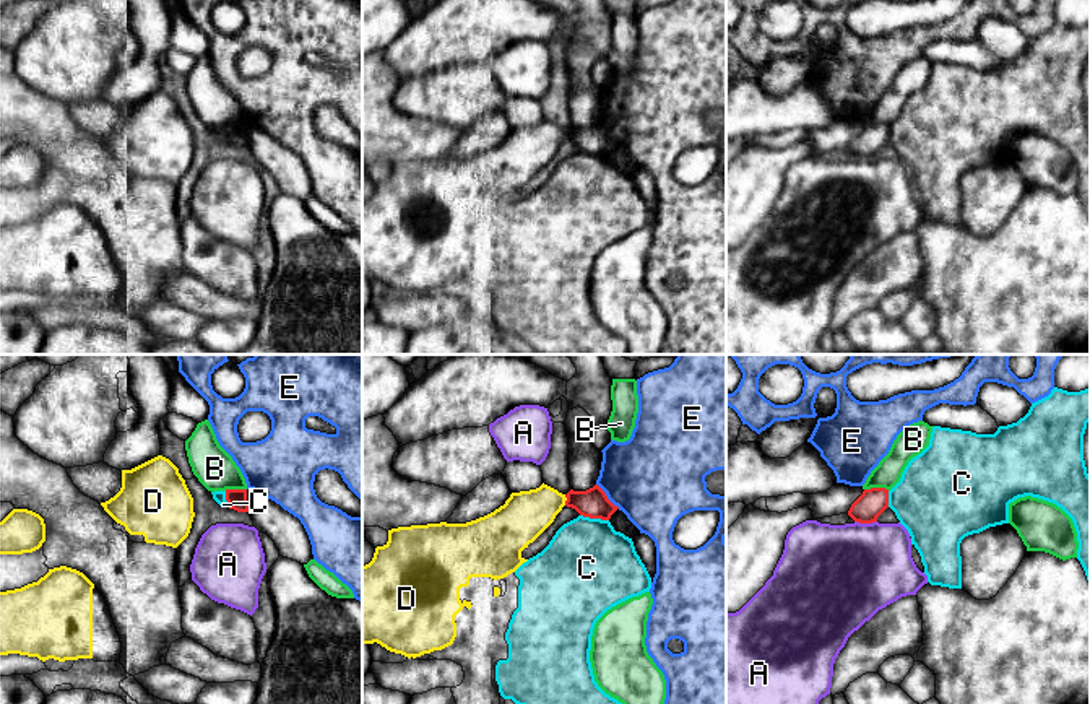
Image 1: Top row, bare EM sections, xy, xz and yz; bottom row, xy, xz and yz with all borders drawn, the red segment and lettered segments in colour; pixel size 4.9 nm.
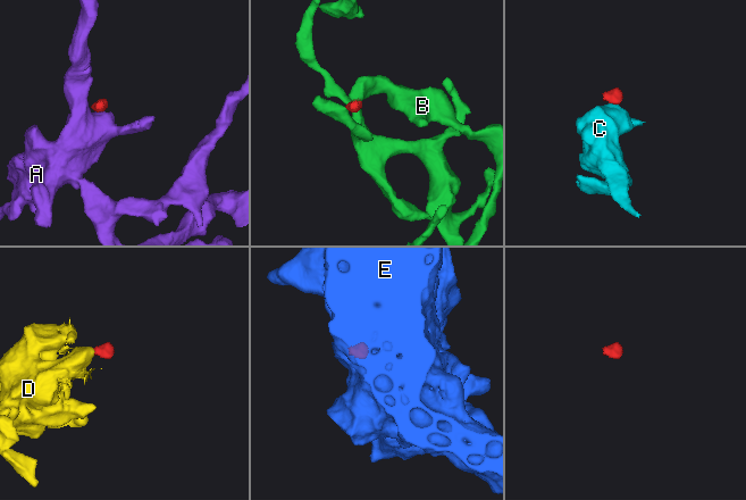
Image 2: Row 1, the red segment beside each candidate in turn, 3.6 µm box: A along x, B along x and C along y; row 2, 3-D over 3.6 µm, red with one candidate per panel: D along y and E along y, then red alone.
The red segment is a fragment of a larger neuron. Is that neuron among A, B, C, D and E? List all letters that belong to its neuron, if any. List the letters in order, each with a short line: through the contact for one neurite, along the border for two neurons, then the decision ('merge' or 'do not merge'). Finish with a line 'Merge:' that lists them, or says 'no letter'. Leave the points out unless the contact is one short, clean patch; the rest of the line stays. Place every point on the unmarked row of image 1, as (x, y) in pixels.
A: yz (855, 156), (876, 158) | do not merge
B: do not merge
C: xz (580, 150), (590, 155), (608, 156) | do not merge
D: xz (593, 139), (567, 135), (544, 139), (527, 150) | merge
E: xz (596, 119), (619, 143) | do not merge
Merge: D

